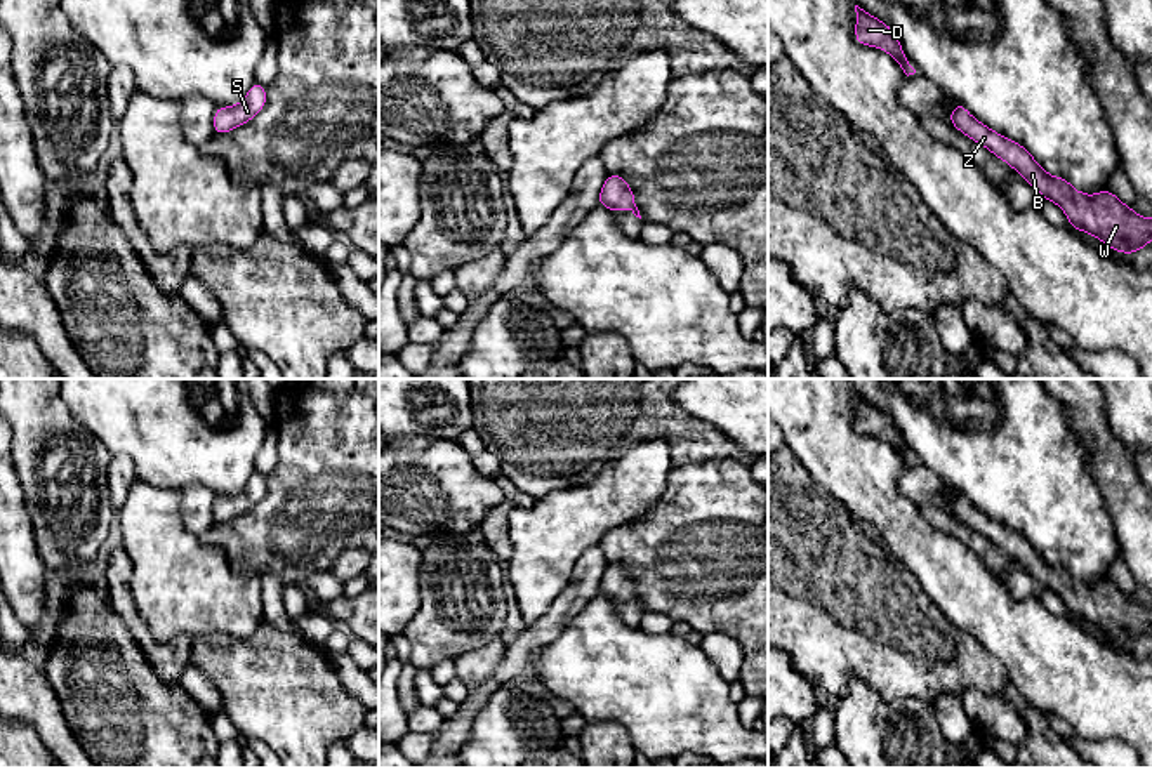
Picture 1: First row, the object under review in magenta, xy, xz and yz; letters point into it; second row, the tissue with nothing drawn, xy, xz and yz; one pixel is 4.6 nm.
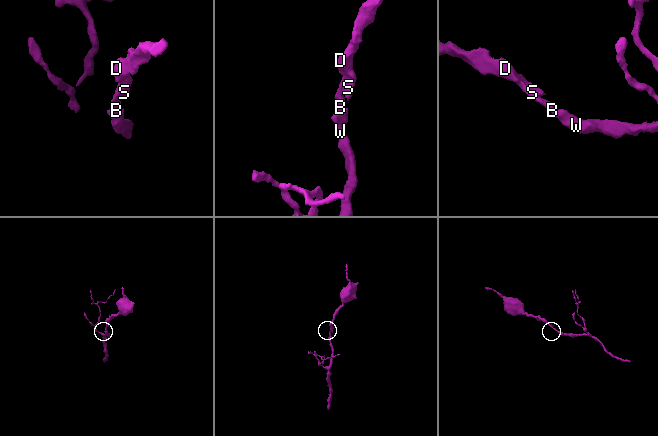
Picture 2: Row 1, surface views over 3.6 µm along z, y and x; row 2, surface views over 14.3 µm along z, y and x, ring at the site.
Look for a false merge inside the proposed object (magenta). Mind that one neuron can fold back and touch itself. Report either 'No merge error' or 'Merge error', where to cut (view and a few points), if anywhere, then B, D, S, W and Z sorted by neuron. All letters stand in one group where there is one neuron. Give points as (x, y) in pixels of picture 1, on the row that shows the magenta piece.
No merge error. No split. Groups: B D S W Z

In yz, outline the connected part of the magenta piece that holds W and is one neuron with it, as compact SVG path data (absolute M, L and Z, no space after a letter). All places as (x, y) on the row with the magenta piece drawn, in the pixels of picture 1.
M959 103L950 111L950 123L1013 167L1044 200L1055 202L1070 228L1089 233L1122 254L1140 252L1150 243L1152 219L1138 215L1109 189L1093 196L1076 191L1067 179L1049 175L1022 144L994 132Z

